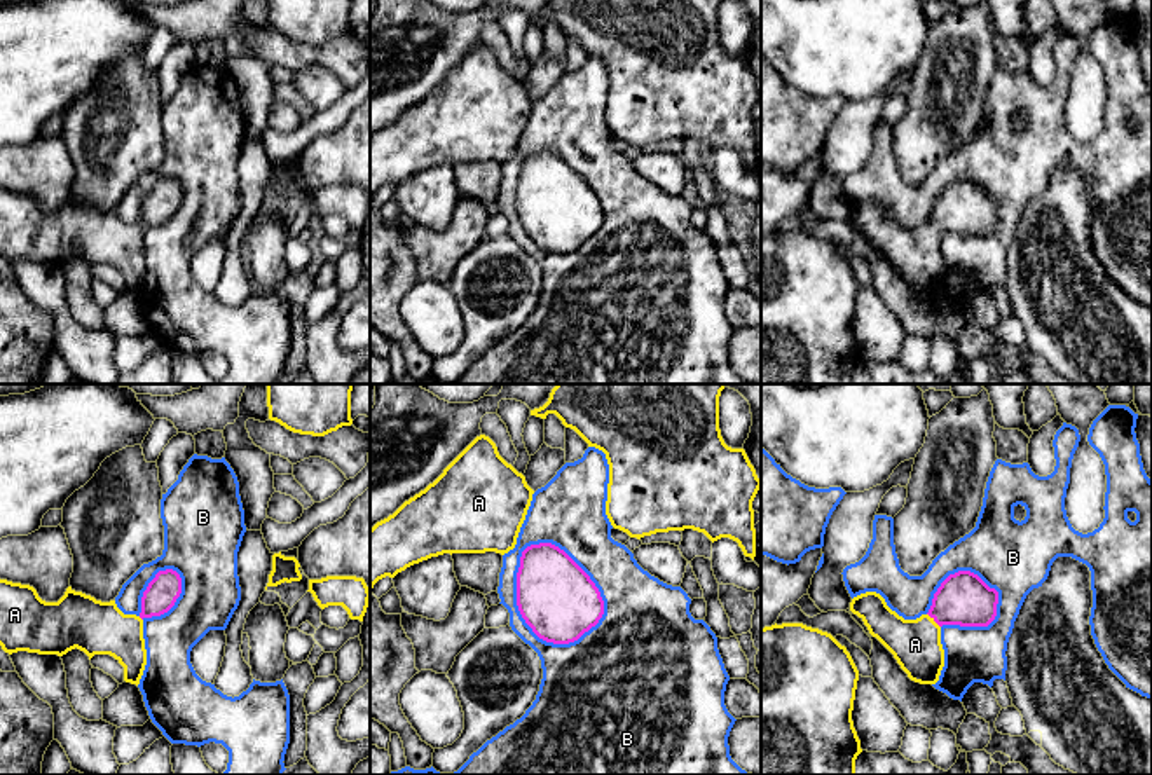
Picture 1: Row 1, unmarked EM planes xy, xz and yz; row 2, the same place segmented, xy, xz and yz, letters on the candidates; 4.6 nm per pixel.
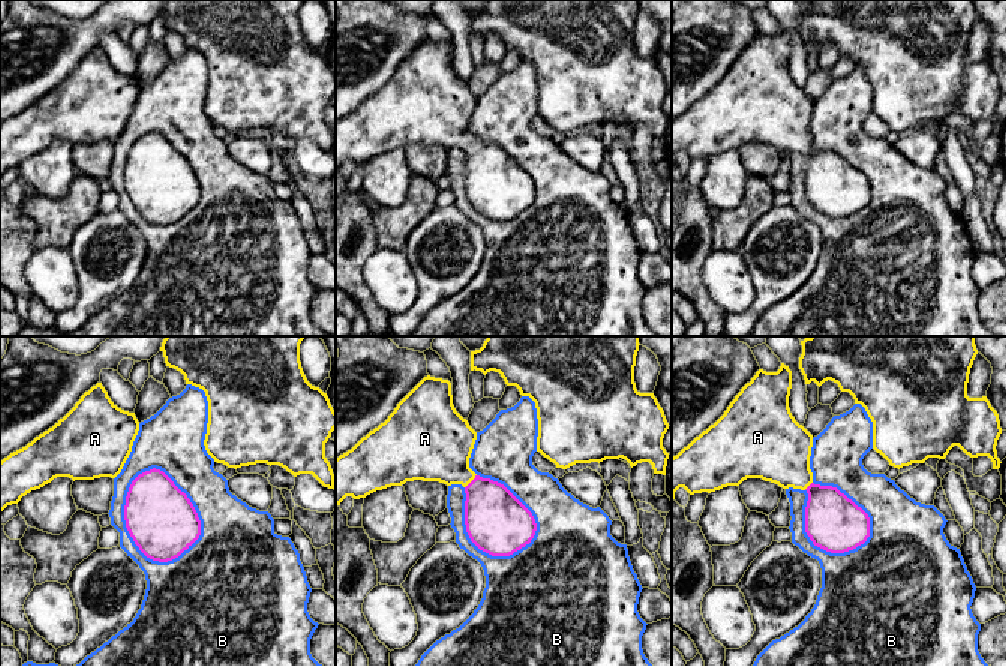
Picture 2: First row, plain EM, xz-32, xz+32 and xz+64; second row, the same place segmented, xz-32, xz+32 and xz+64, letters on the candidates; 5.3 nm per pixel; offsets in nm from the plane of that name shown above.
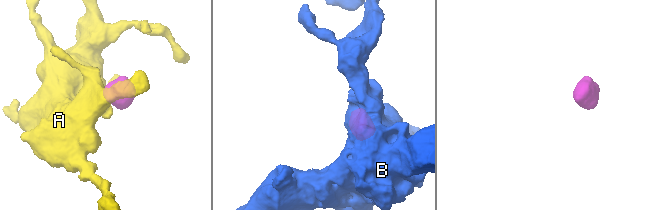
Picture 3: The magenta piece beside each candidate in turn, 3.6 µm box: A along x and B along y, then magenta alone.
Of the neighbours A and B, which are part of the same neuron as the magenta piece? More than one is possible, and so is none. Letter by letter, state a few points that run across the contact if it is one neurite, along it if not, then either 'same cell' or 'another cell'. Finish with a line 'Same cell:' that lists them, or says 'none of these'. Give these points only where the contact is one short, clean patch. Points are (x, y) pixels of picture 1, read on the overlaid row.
A: yz (964, 599), (953, 603), (934, 620), (915, 644) | same cell
B: another cell
Same cell: A

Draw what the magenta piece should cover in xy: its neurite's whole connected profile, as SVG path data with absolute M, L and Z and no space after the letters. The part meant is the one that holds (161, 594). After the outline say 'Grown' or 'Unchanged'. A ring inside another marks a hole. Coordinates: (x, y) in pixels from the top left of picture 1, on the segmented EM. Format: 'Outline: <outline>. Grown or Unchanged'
Outline: M159 571L141 597L141 613L124 614L115 600L101 602L82 592L66 588L58 602L45 602L30 585L0 580L0 646L5 653L17 651L63 656L72 649L94 655L110 655L124 667L124 681L140 684L147 665L143 620L168 613L182 593L182 578L176 571Z. Grown

